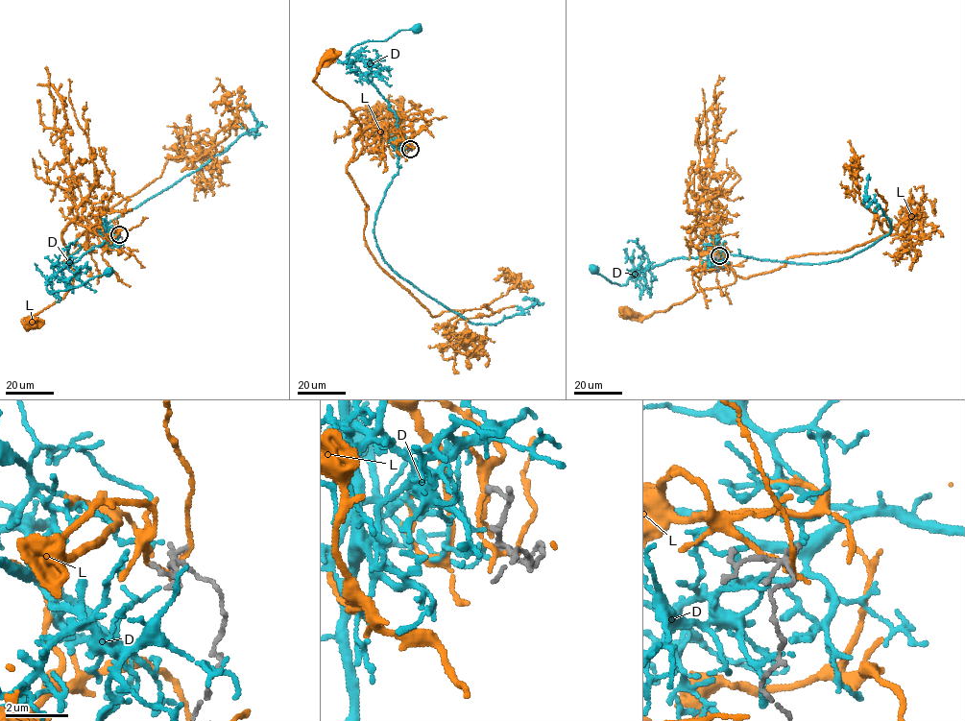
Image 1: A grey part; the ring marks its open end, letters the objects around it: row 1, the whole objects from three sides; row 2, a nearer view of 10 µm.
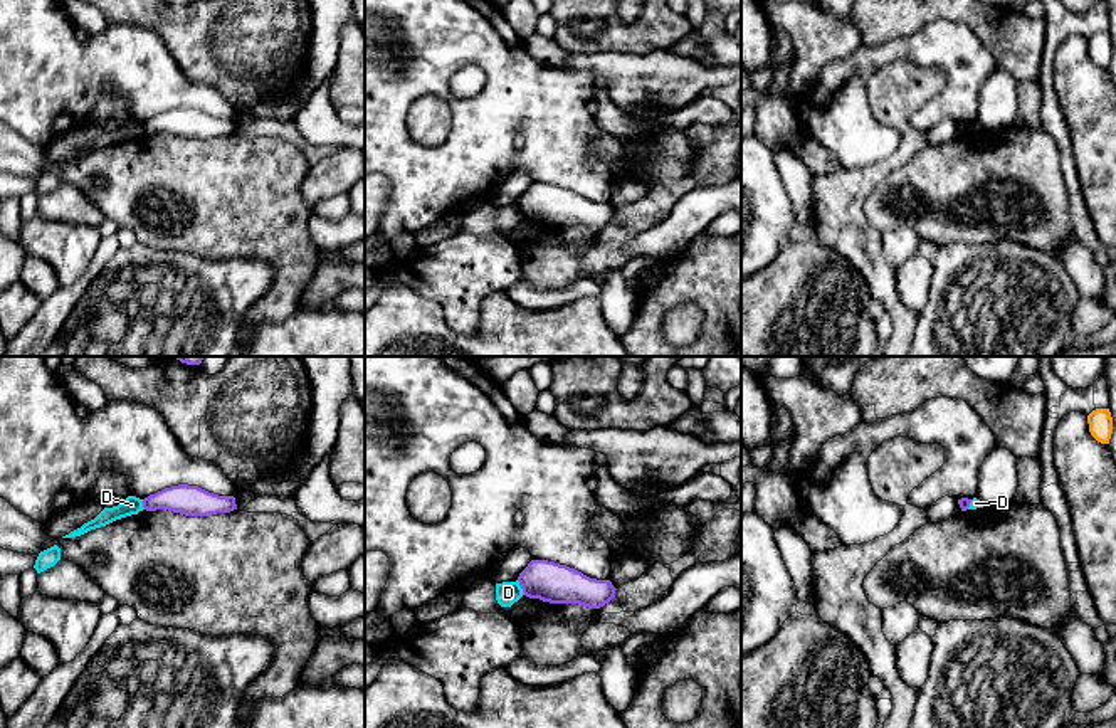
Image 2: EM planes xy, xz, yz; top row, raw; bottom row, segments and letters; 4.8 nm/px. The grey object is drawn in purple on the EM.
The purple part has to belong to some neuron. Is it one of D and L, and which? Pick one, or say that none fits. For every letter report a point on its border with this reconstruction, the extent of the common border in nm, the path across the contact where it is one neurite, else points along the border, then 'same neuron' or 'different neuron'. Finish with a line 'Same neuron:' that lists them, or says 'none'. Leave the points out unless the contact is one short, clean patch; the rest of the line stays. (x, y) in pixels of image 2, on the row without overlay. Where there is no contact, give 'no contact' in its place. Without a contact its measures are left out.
D: contact xz (521, 211); length 80 nm; border xz (516, 204), (525, 217); different neuron
L: no contact; different neuron
Same neuron: none

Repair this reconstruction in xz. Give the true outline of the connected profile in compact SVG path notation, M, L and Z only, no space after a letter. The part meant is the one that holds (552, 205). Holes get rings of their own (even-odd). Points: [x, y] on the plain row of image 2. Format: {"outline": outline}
{"outline": "M531 183L519 197L523 217L550 227L578 227L600 232L615 220L610 203L597 203L548 183Z"}

